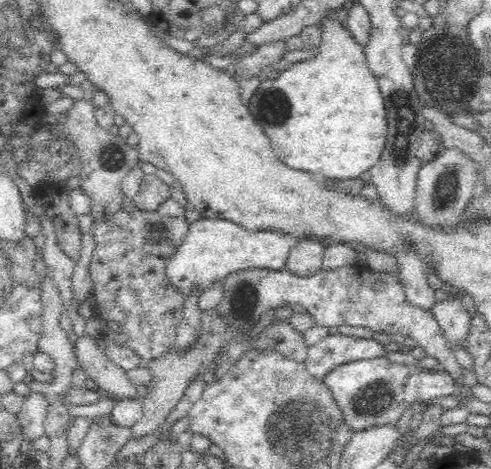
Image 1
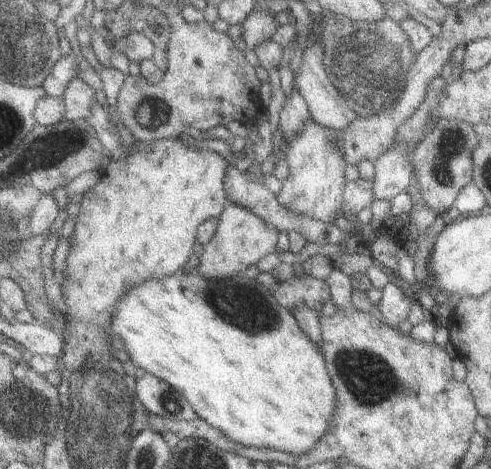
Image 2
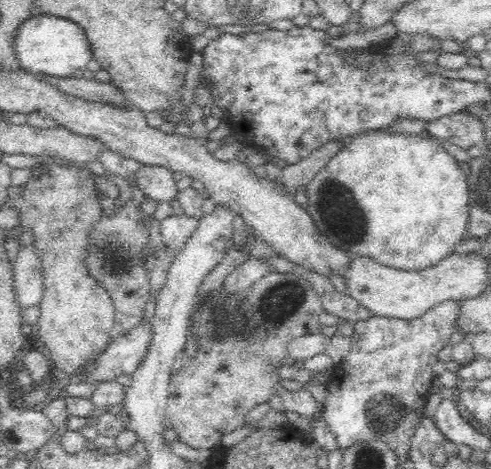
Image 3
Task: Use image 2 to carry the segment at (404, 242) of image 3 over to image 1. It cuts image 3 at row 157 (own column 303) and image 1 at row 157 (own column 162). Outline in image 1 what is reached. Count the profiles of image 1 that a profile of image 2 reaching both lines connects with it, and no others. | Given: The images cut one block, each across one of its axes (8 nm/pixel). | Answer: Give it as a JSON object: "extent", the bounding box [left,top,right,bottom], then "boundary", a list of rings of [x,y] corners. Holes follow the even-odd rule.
{"extent":[248,18,386,182],"boundary":[[[324,18],[320,24],[322,30],[322,48],[320,54],[312,60],[304,60],[286,68],[276,80],[260,82],[258,90],[250,98],[248,106],[258,124],[270,136],[278,158],[296,170],[312,172],[328,182],[332,180],[350,180],[362,176],[364,170],[370,170],[386,144],[386,112],[384,100],[378,90],[376,76],[368,68],[364,50],[352,40],[352,34],[344,30],[342,24]]]}

